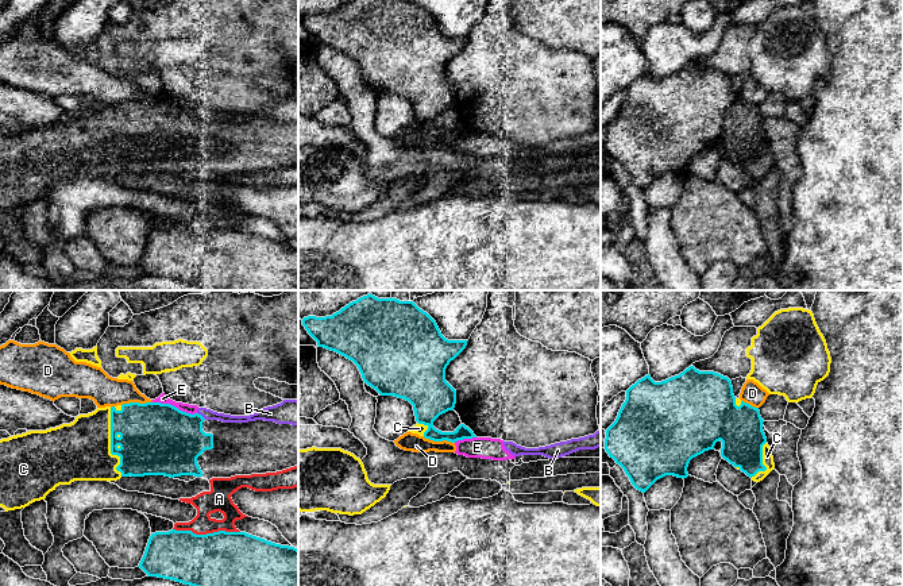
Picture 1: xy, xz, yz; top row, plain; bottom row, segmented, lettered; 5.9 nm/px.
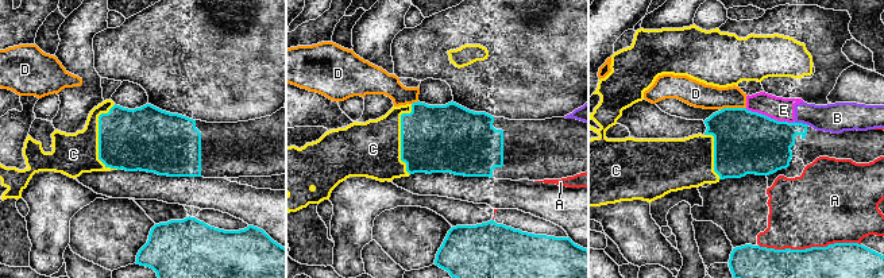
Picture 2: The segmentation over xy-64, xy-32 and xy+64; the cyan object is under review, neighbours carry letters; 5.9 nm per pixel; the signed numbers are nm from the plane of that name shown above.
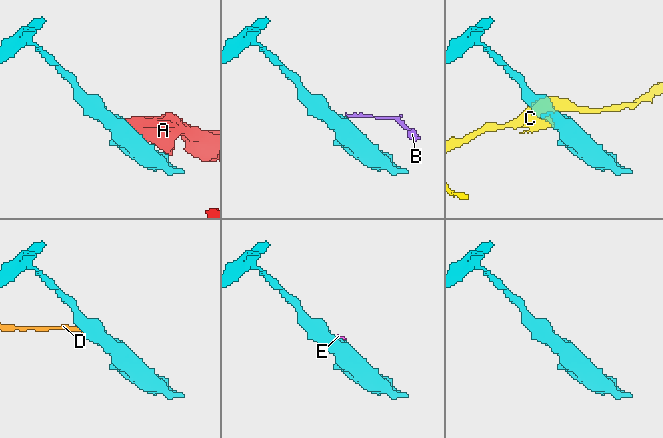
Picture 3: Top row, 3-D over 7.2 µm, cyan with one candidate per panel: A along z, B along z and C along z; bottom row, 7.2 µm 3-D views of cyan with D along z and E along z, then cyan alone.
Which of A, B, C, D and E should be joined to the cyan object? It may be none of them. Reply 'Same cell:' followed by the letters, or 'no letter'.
Same cell: no letter

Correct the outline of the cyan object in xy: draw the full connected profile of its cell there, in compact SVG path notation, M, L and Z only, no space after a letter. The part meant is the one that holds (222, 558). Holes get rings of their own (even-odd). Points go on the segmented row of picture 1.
M155 532L151 533L138 567L148 577L190 586L298 586L298 550L246 532Z

